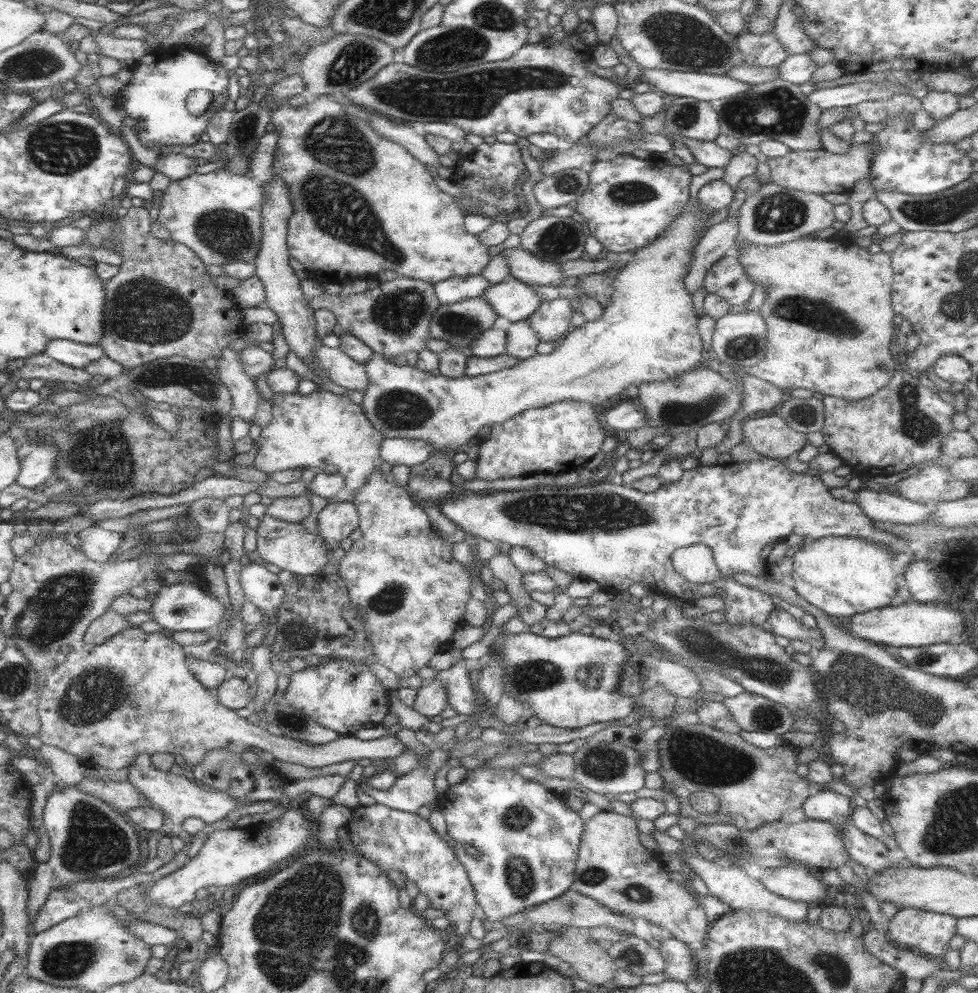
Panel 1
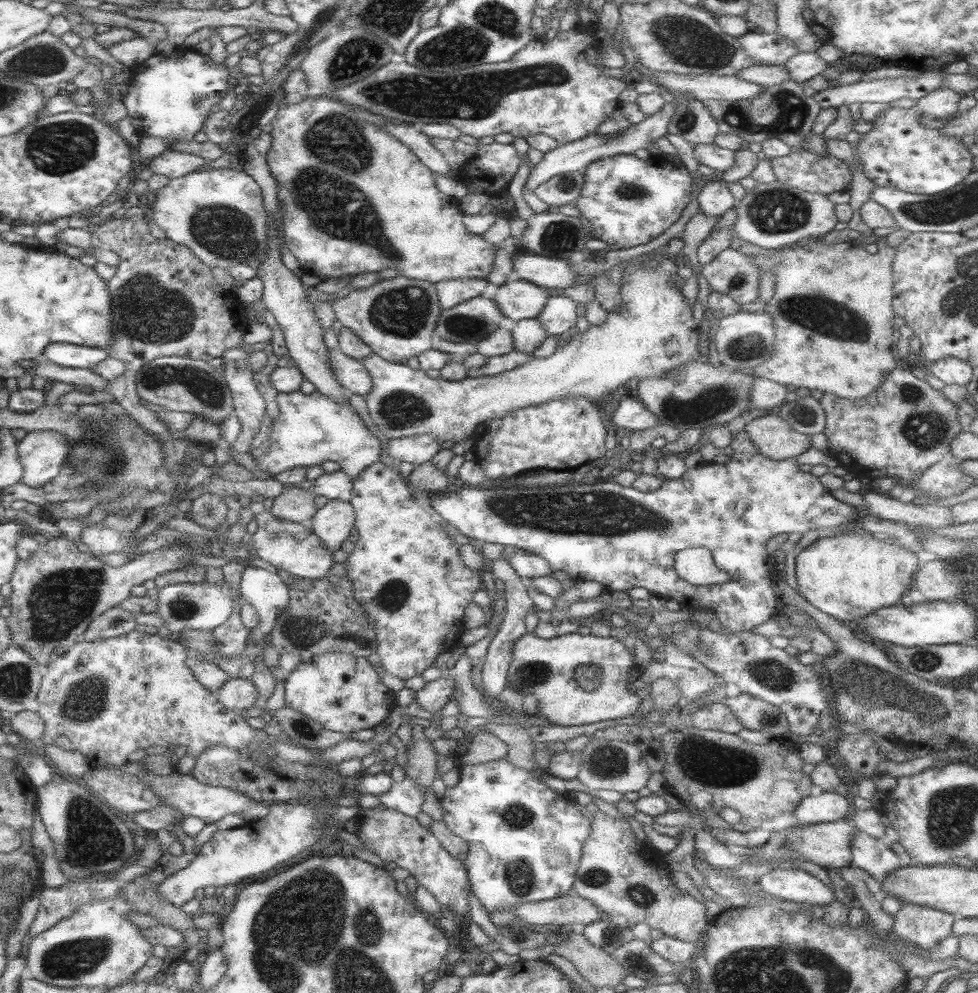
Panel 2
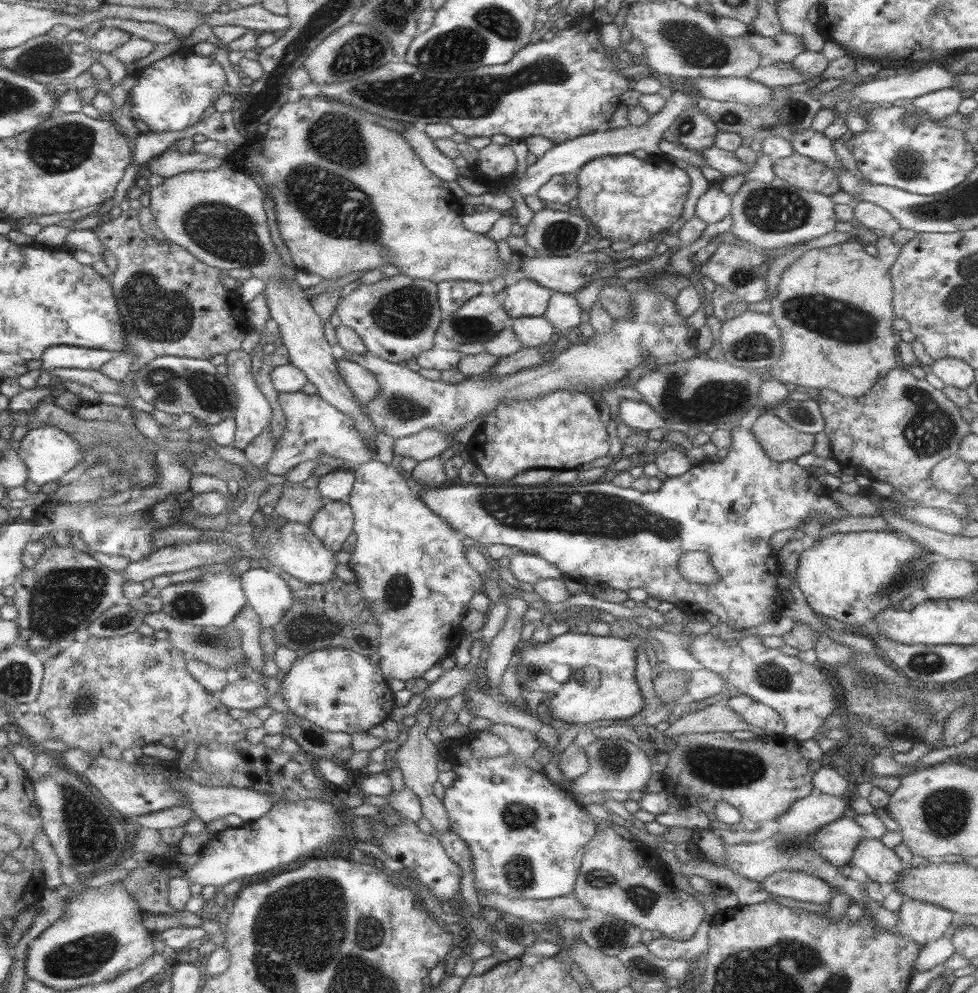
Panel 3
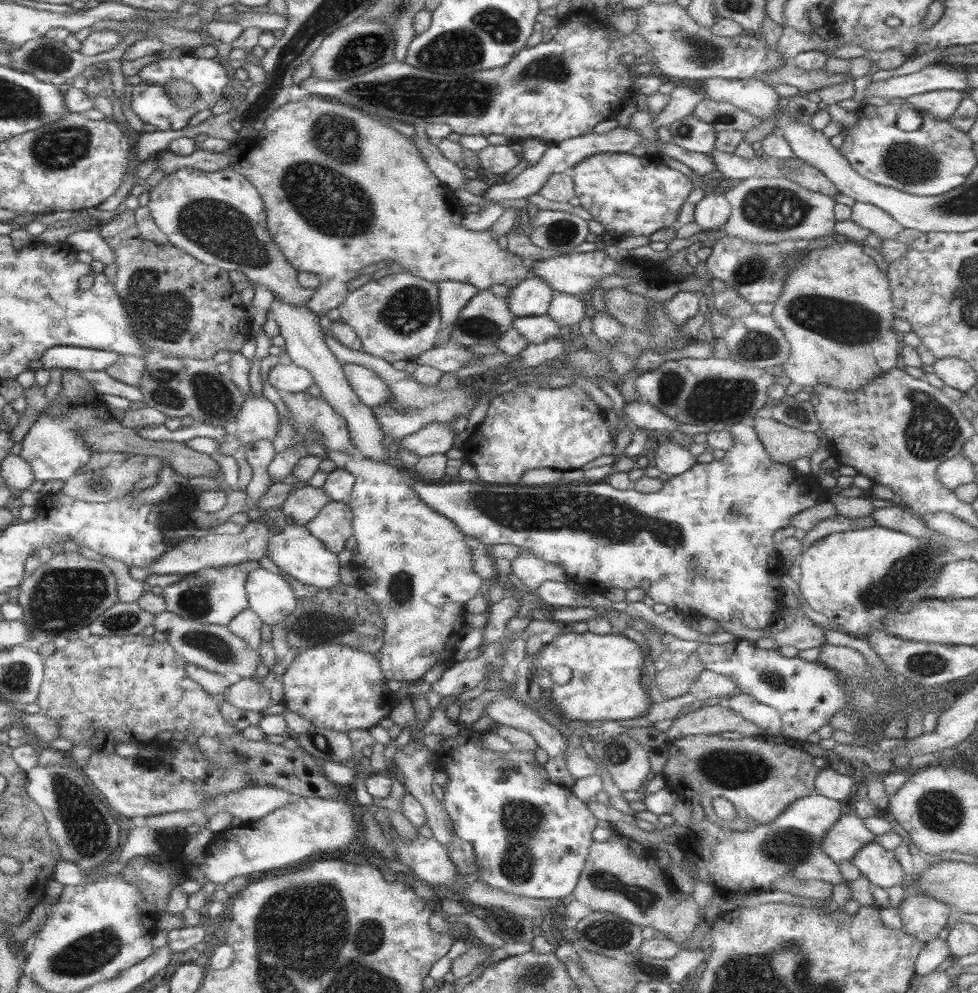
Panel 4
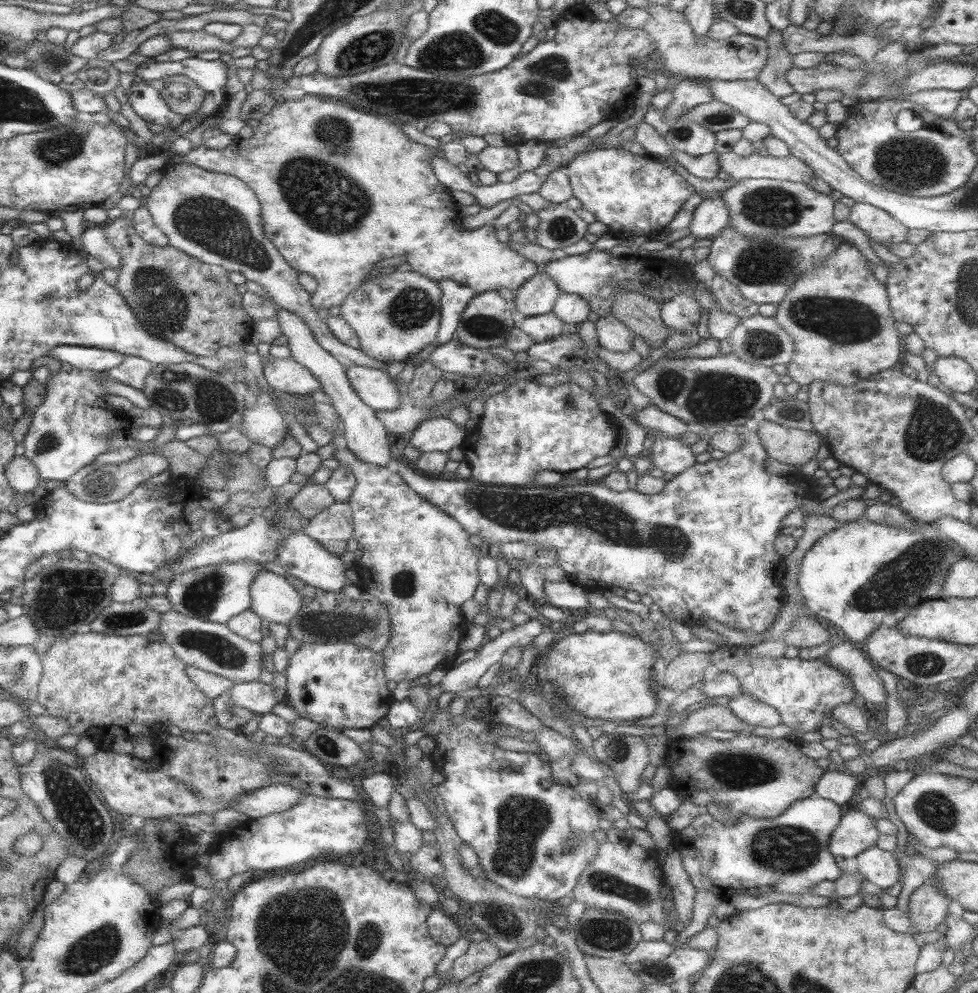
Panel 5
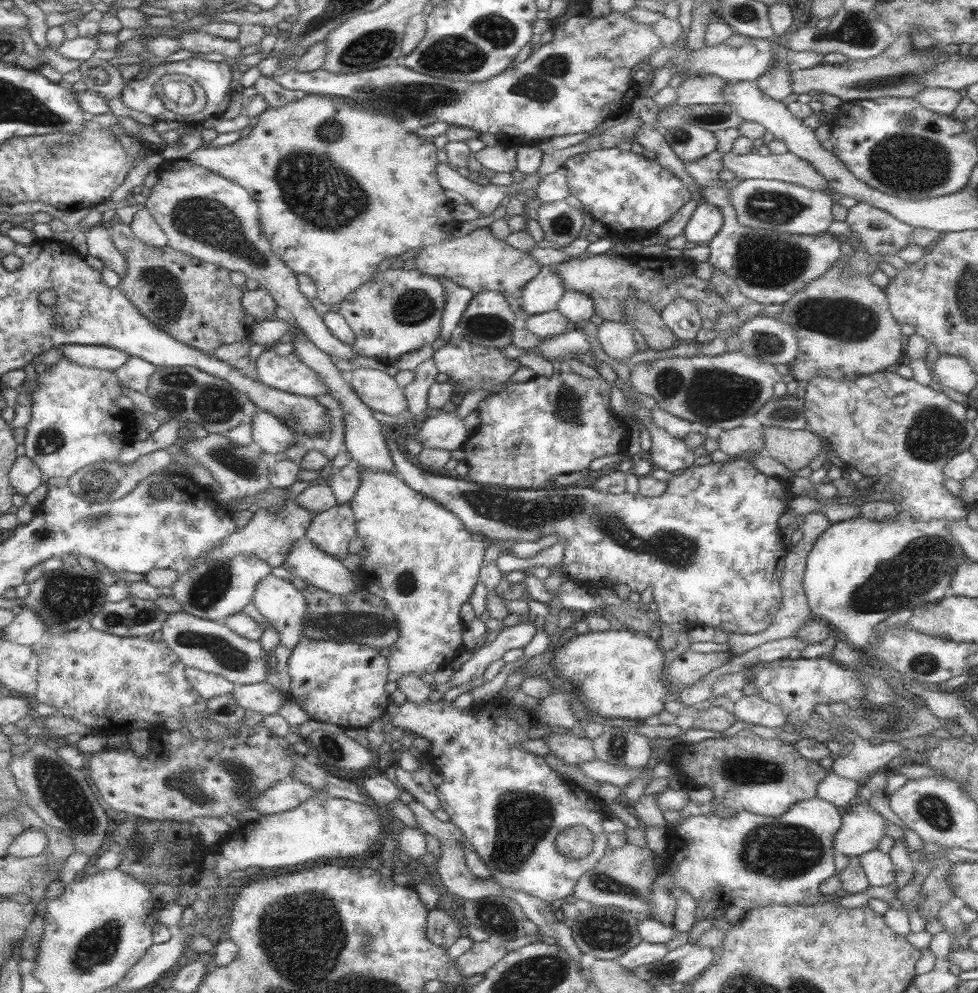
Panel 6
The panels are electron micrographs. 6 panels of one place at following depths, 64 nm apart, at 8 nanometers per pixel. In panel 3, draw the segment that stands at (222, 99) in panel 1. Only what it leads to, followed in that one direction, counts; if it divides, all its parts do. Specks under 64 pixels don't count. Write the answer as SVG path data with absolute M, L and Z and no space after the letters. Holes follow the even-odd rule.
M165 56L139 70L135 78L135 86L129 90L129 116L133 122L143 122L149 128L149 134L193 128L201 120L201 112L213 106L227 90L225 72L211 56Z

